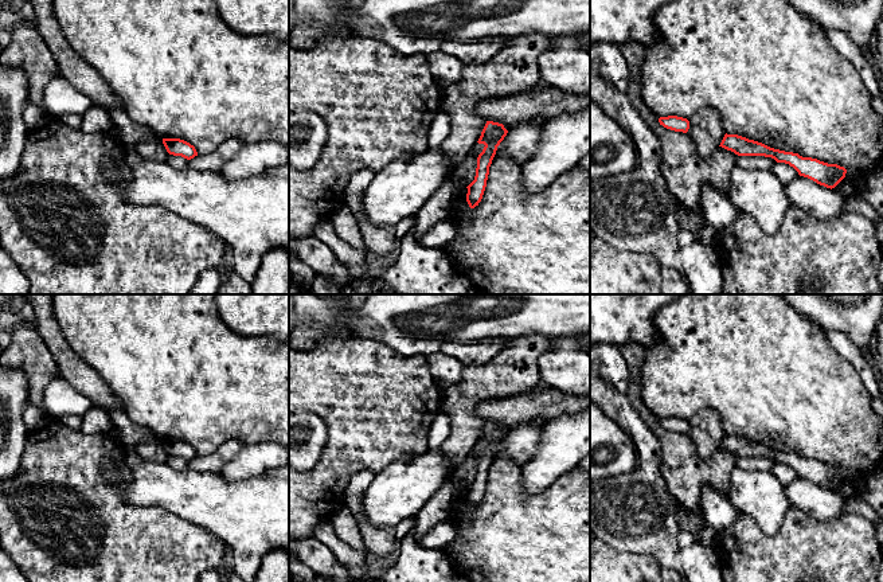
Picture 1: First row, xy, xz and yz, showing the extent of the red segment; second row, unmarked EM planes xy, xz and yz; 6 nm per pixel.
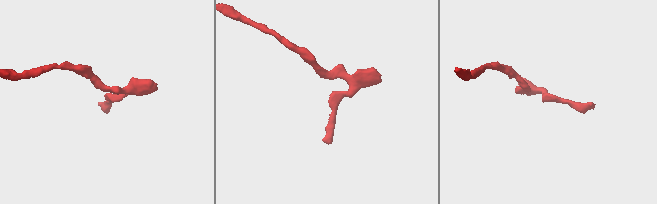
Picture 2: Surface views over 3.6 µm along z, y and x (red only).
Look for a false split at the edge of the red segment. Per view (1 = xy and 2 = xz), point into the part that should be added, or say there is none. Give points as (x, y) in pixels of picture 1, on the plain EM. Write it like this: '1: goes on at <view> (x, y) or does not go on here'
1: does not go on here
2: does not go on here

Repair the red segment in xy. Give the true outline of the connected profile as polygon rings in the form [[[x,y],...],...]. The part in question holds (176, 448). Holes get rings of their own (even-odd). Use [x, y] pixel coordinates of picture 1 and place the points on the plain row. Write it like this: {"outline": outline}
{"outline": [[[163,440],[163,445],[169,456],[181,457],[187,461],[198,457],[194,446],[180,440]]]}

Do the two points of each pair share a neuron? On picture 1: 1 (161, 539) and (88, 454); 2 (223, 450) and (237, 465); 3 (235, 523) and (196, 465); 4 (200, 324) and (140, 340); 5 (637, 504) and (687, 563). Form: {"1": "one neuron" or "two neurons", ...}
{"1": "one neuron", "2": "two neurons", "3": "two neurons", "4": "one neuron", "5": "one neuron"}

